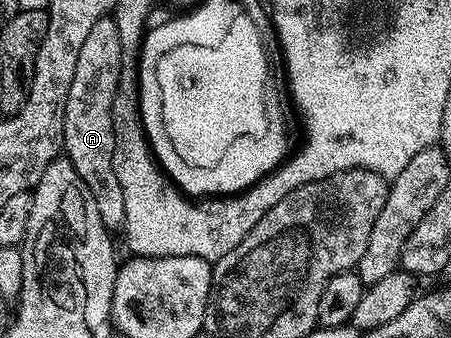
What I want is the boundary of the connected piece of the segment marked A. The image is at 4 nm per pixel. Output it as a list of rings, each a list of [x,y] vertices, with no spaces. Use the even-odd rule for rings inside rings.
[[[106,16],[91,28],[83,48],[79,48],[79,61],[75,63],[75,77],[67,92],[65,119],[63,120],[64,157],[71,160],[75,172],[79,172],[83,184],[95,196],[99,216],[111,232],[124,227],[123,190],[119,188],[119,176],[115,176],[115,124],[113,104],[123,64],[123,44],[119,40],[117,19]]]

